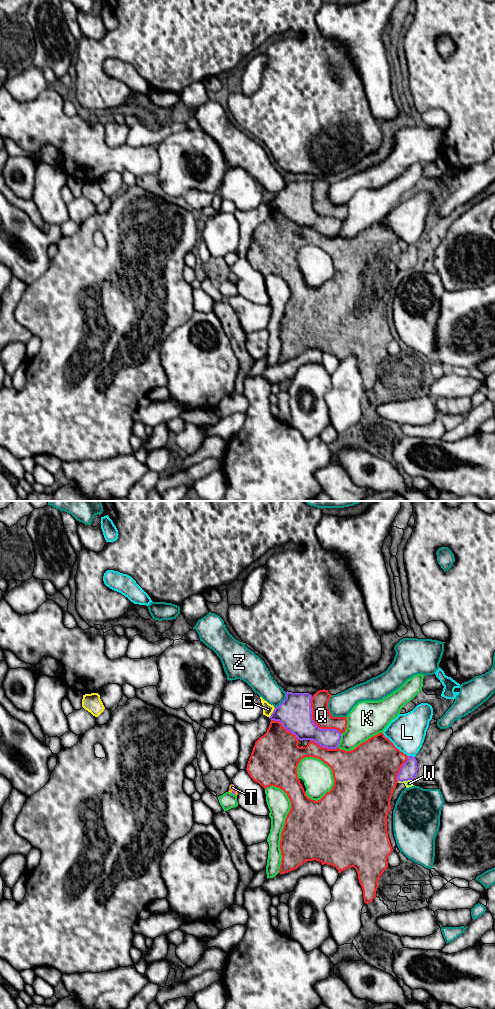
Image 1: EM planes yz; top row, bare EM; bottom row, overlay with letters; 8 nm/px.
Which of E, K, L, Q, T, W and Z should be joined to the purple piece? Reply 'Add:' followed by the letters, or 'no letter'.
Add: T, W

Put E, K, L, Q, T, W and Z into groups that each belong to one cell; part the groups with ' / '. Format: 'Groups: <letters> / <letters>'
Groups: E / K / L / Q / T W / Z

